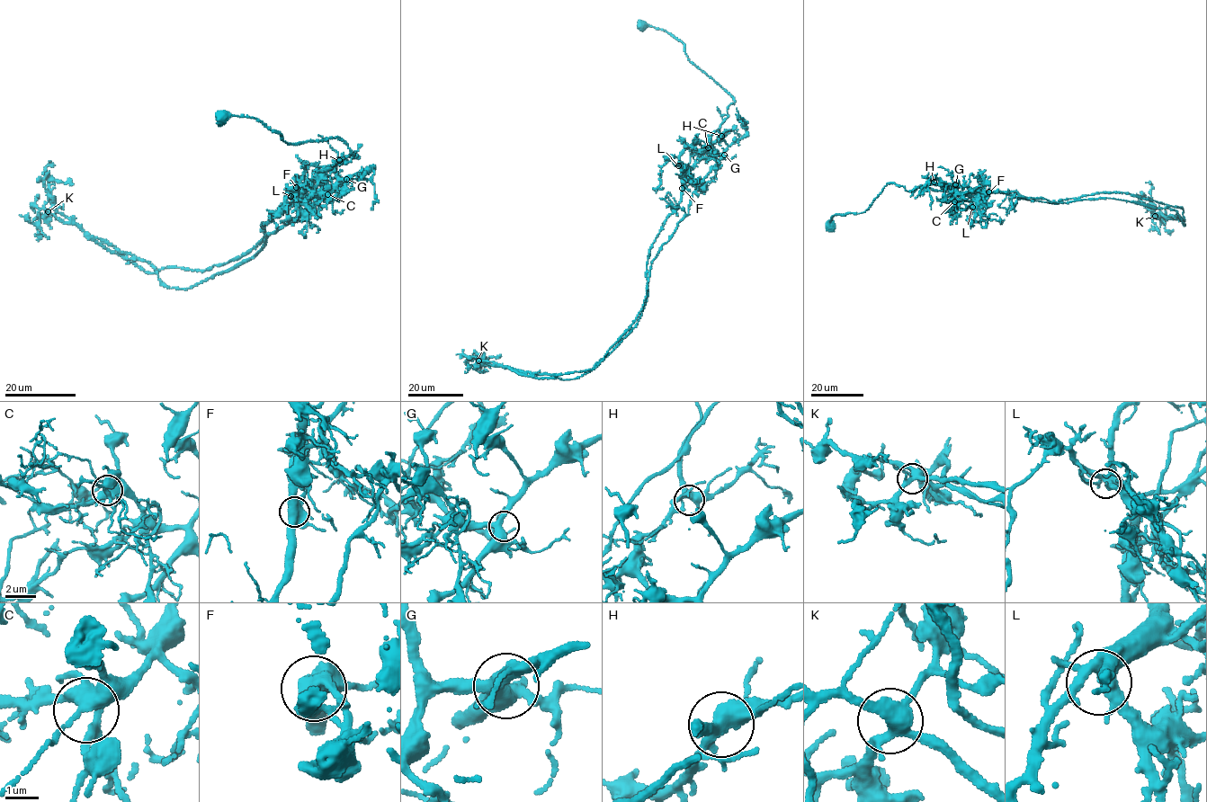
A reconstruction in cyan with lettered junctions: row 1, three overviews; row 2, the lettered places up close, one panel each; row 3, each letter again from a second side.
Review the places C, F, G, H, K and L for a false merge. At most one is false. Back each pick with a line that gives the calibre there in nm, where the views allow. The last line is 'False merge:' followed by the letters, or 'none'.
F: 650 nm
False merge: F

